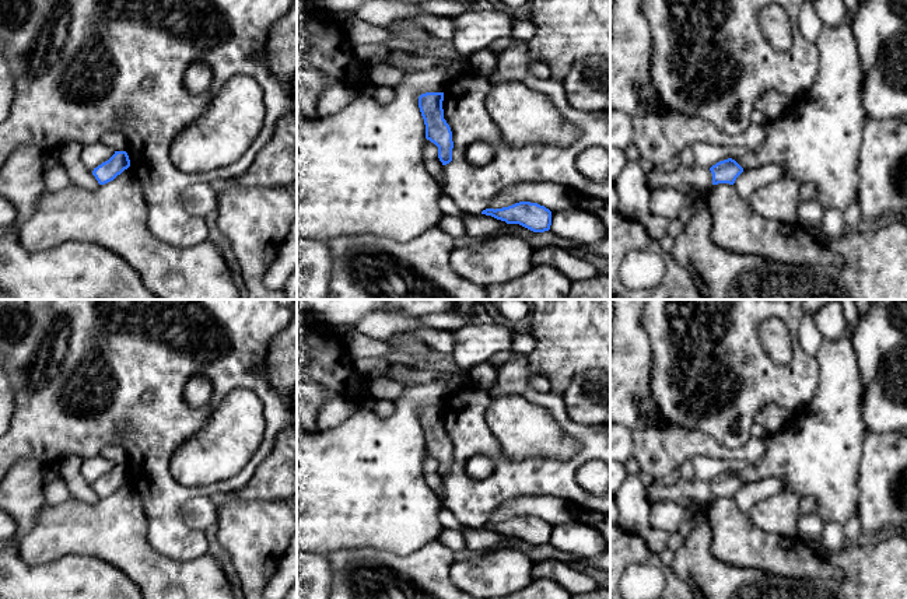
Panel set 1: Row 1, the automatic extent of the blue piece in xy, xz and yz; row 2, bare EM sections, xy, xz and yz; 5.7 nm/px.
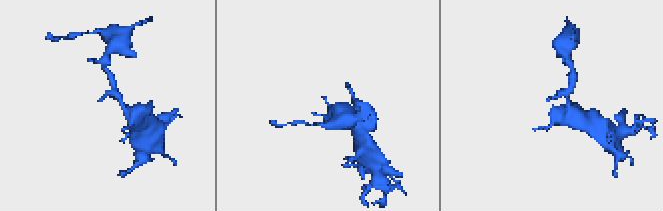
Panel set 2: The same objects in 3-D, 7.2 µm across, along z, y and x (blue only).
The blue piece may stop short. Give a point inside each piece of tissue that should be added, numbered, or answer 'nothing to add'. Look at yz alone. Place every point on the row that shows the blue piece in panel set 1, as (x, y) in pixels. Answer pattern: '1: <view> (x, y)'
1: yz (682, 178)

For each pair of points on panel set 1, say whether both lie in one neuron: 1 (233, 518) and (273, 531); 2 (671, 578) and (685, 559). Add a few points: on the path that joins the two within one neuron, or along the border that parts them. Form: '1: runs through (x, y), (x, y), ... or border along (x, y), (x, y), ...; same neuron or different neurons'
1: runs through (242, 525), (251, 531), (263, 531); same neuron
2: border along (669, 566), (687, 584); different neurons

